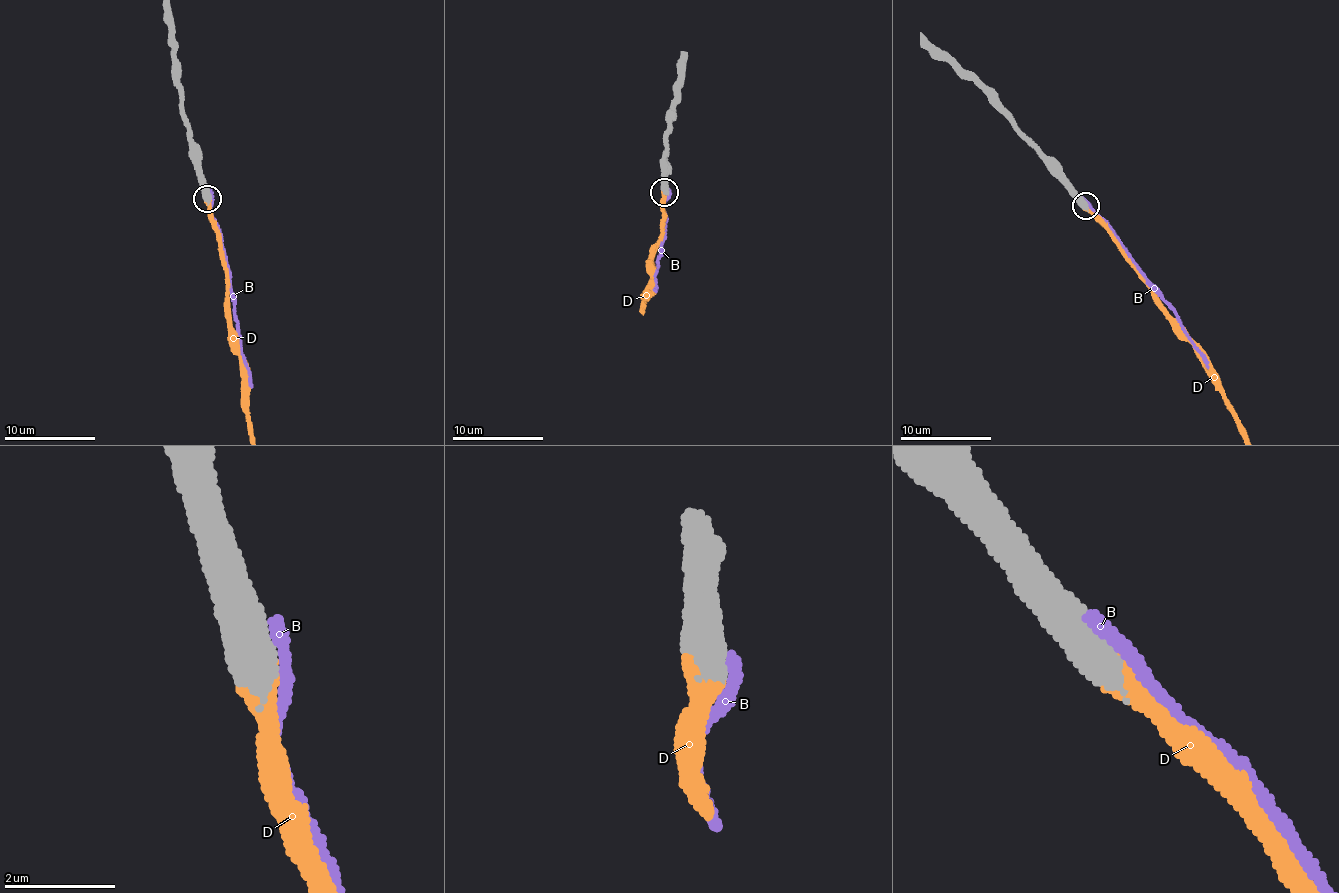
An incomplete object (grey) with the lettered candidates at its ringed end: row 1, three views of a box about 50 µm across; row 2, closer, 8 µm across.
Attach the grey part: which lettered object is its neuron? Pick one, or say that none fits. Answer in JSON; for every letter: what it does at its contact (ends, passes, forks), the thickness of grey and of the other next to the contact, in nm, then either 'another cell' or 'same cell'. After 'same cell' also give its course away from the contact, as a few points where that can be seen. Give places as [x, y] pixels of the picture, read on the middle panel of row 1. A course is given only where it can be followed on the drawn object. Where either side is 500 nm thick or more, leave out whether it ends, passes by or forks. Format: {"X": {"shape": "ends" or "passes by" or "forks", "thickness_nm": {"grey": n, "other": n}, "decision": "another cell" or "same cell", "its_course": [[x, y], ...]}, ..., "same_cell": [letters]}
{"B": {"thickness_nm": {"grey": 650, "other": 240}, "decision": "another cell"}, "D": {"thickness_nm": {"grey": 600, "other": 480}, "decision": "same cell"}, "same_cell": ["D"]}

